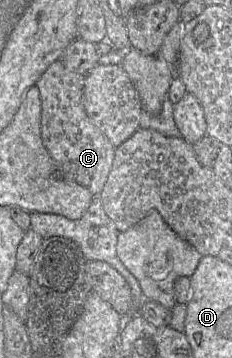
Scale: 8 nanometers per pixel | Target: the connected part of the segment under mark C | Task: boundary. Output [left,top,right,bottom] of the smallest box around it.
[36,60,116,196]

